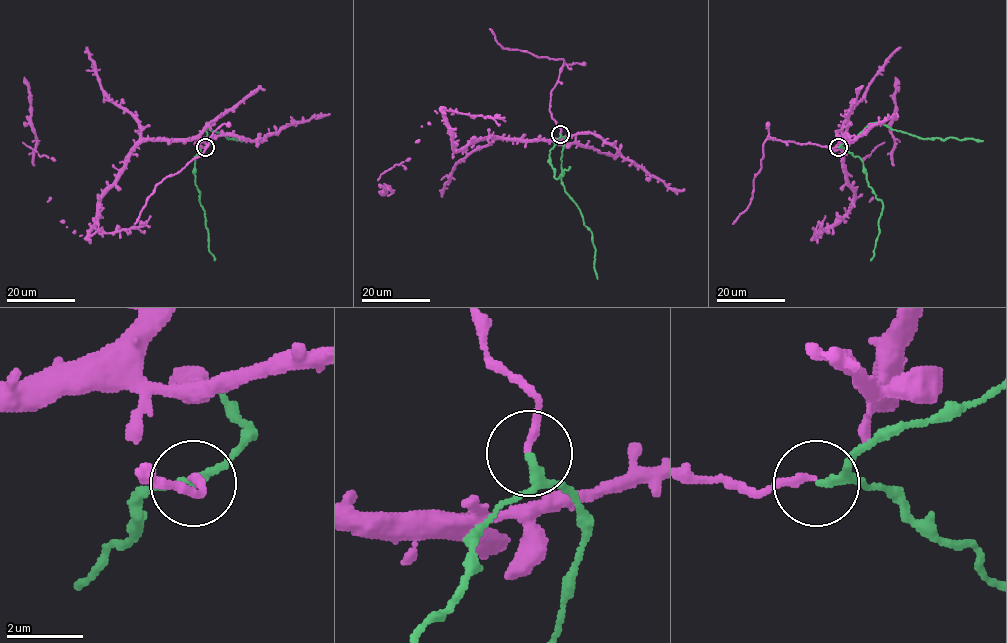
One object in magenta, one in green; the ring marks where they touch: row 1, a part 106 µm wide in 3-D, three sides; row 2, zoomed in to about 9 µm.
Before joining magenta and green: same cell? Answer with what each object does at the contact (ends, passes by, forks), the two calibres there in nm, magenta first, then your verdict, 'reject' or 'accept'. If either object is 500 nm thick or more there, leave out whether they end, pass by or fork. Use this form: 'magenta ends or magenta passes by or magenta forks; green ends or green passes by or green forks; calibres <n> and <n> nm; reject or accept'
magenta ends; green passes by; calibres 200 and 180 nm; accept

